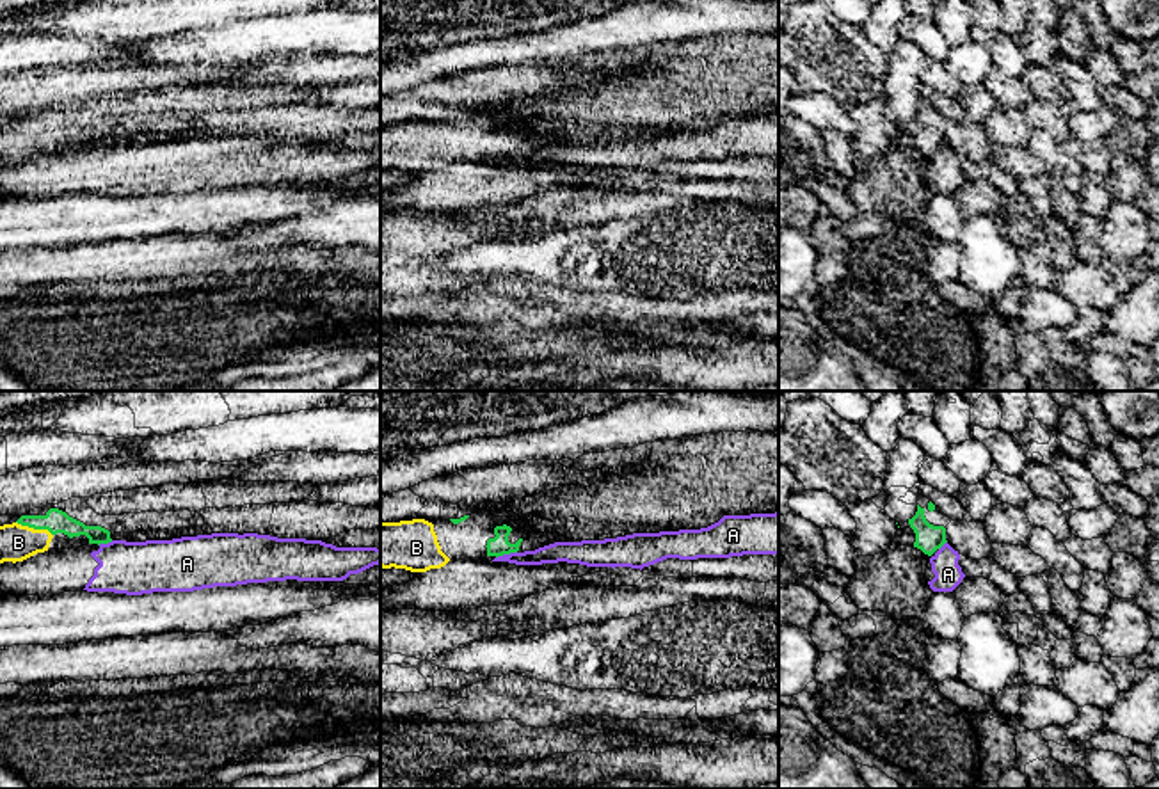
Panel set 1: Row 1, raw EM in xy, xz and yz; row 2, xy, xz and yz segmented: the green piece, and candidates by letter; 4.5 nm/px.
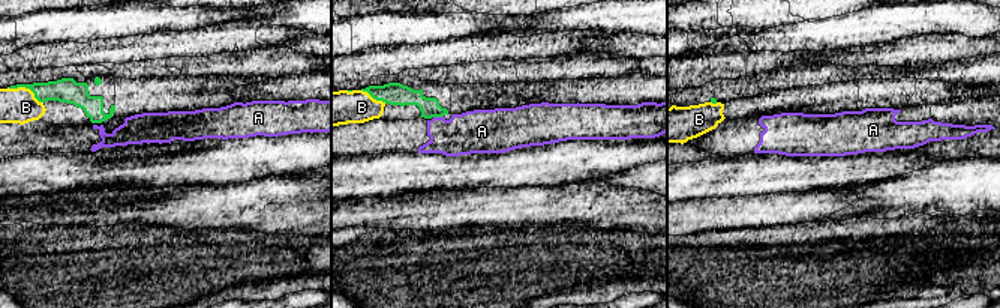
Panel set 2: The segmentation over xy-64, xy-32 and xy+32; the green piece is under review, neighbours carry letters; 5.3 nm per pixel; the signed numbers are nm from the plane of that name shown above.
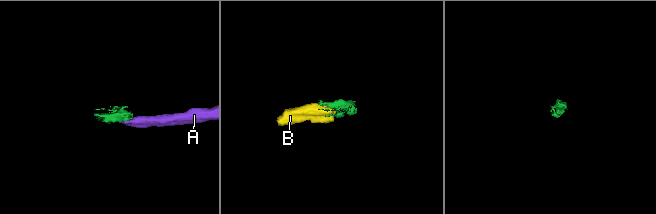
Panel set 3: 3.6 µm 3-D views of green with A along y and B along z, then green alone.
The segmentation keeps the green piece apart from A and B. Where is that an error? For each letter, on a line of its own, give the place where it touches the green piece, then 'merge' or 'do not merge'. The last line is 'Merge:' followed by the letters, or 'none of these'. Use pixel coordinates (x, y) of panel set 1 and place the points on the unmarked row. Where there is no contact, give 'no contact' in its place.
A: contact xz (505, 155); do not merge
B: contact xy (34, 130); merge
Merge: B

